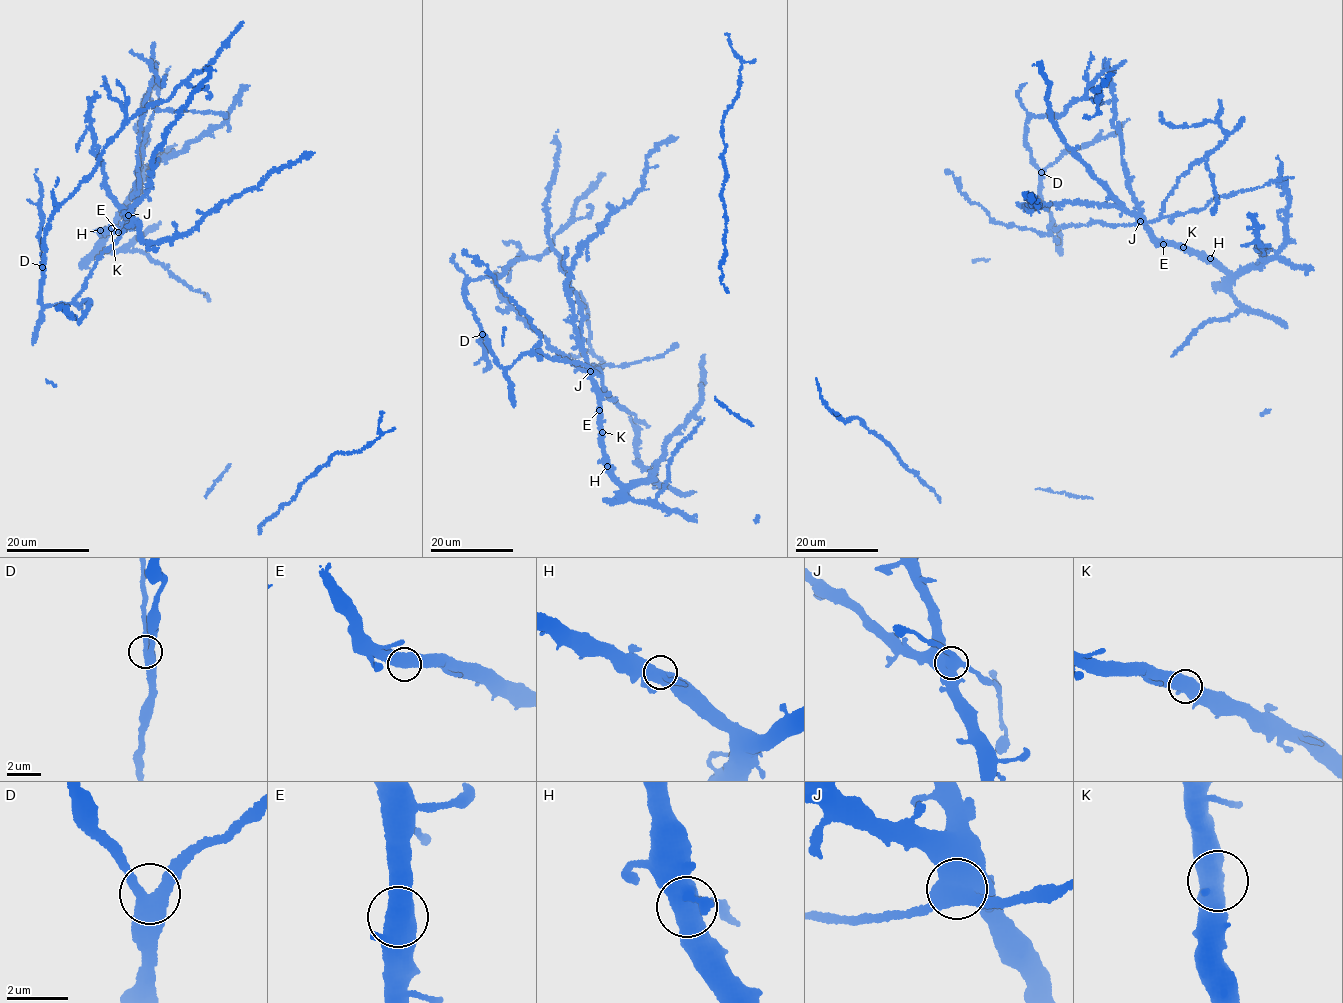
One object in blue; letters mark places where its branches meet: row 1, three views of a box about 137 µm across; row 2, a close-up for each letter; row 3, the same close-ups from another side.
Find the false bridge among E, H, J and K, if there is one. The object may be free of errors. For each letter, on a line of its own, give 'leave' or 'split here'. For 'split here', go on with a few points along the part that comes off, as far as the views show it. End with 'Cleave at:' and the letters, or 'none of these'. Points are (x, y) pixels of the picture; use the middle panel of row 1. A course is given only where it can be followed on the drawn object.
E: leave
H: leave
J: leave
K: leave
Cleave at: none of these

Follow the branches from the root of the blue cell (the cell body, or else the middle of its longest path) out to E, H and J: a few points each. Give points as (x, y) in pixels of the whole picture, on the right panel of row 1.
E: (1042, 234), (1063, 226), (1098, 222), (1115, 227), (1141, 221), (1150, 235), (1163, 244)
H: (1042, 234), (1063, 226), (1098, 222), (1115, 227), (1141, 221), (1155, 239), (1181, 244), (1210, 258)
J: (1042, 234), (1063, 226), (1098, 222), (1115, 227), (1140, 220)

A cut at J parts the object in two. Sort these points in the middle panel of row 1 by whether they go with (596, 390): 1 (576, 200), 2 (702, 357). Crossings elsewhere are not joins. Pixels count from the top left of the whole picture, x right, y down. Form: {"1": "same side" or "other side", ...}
{"1": "other side", "2": "same side"}

